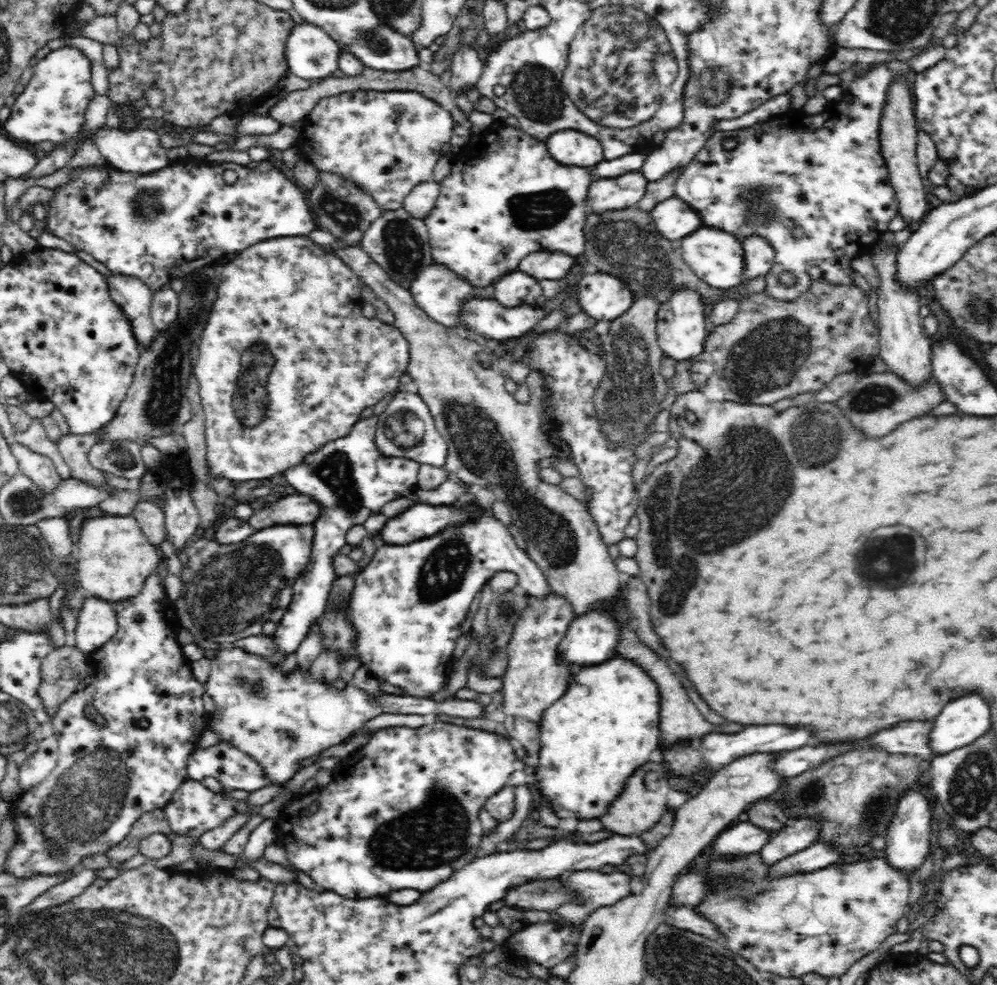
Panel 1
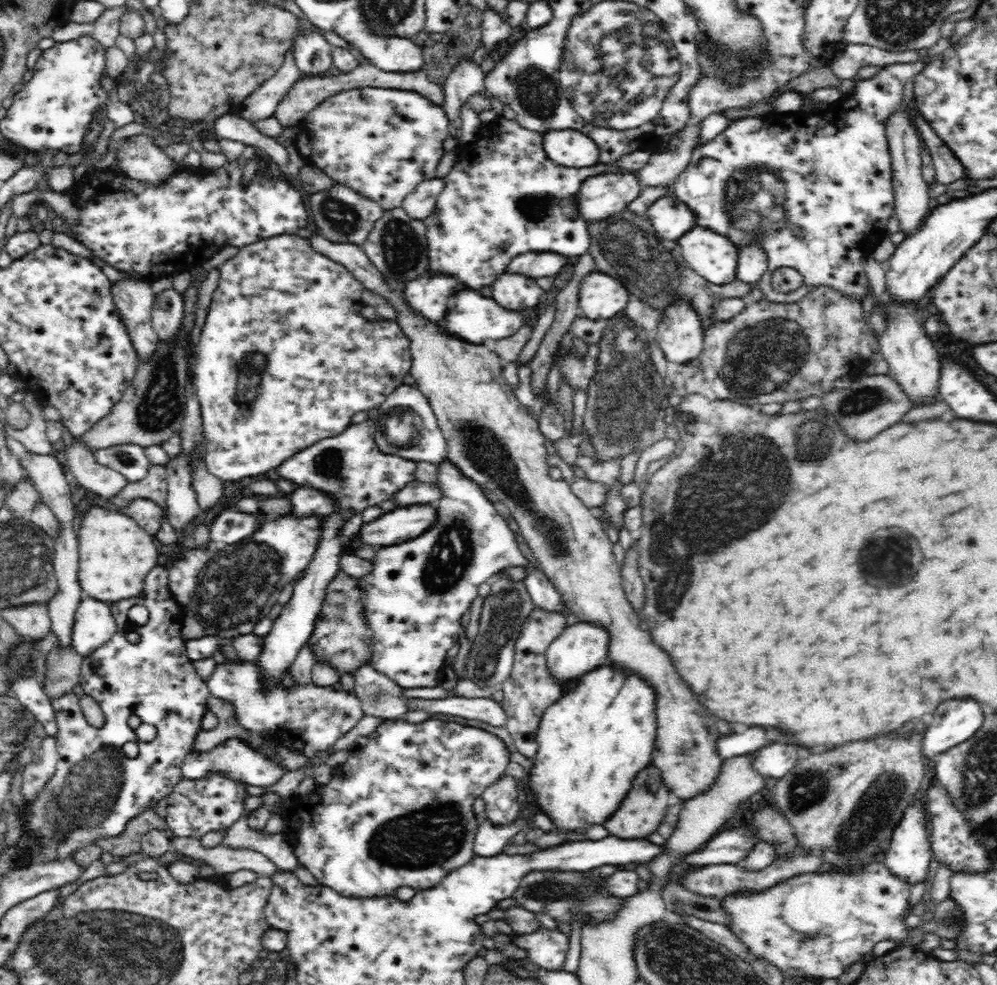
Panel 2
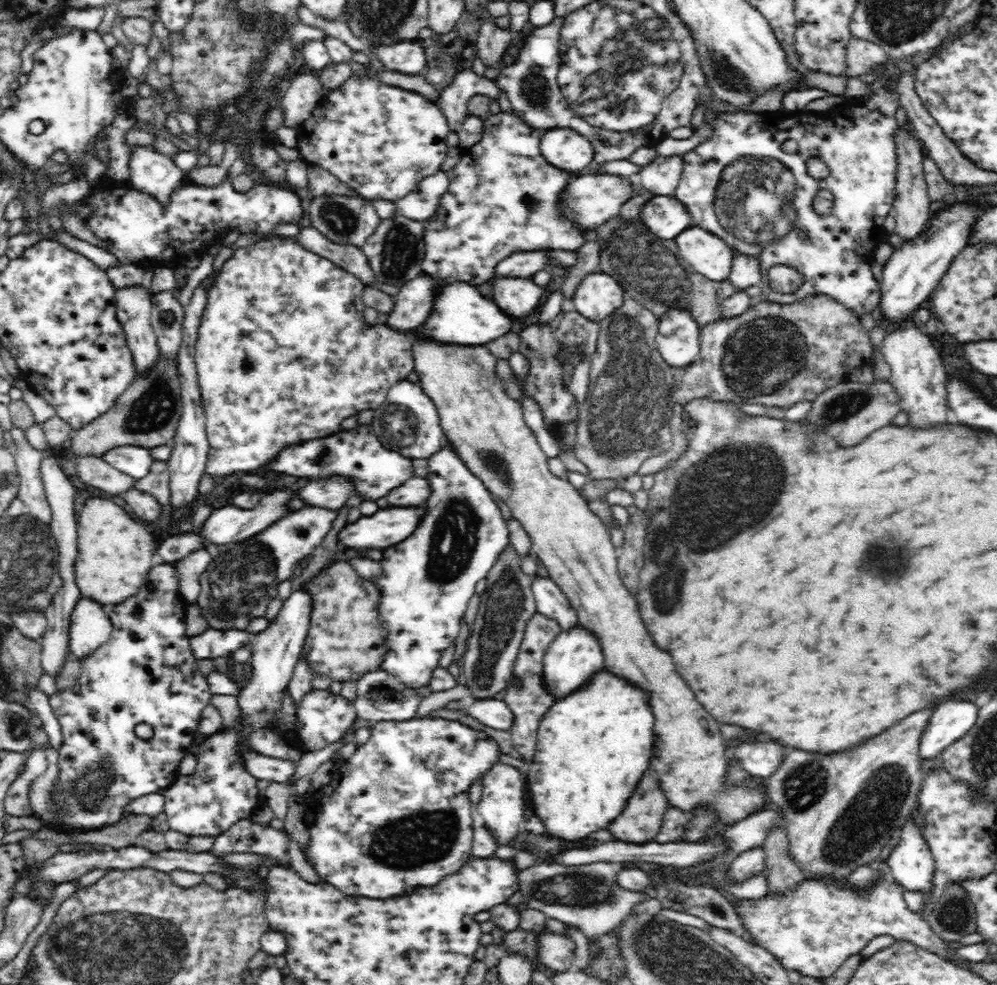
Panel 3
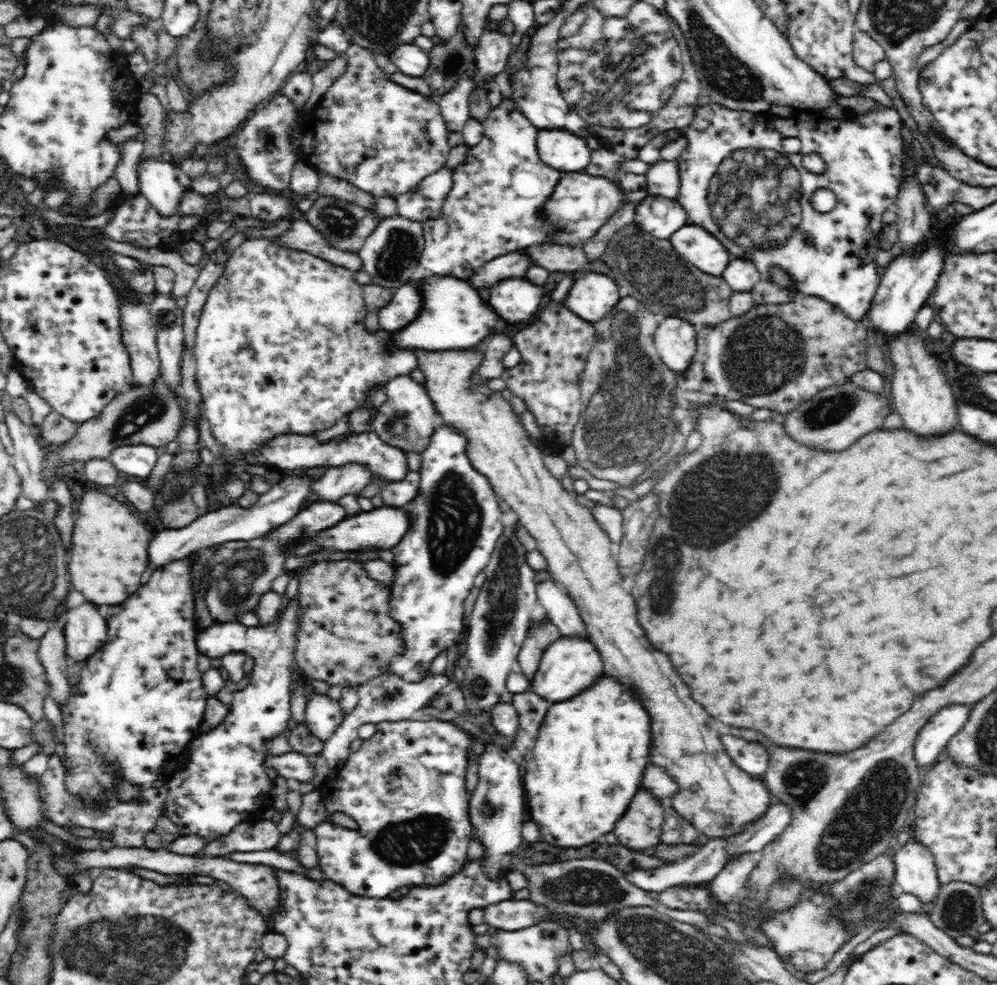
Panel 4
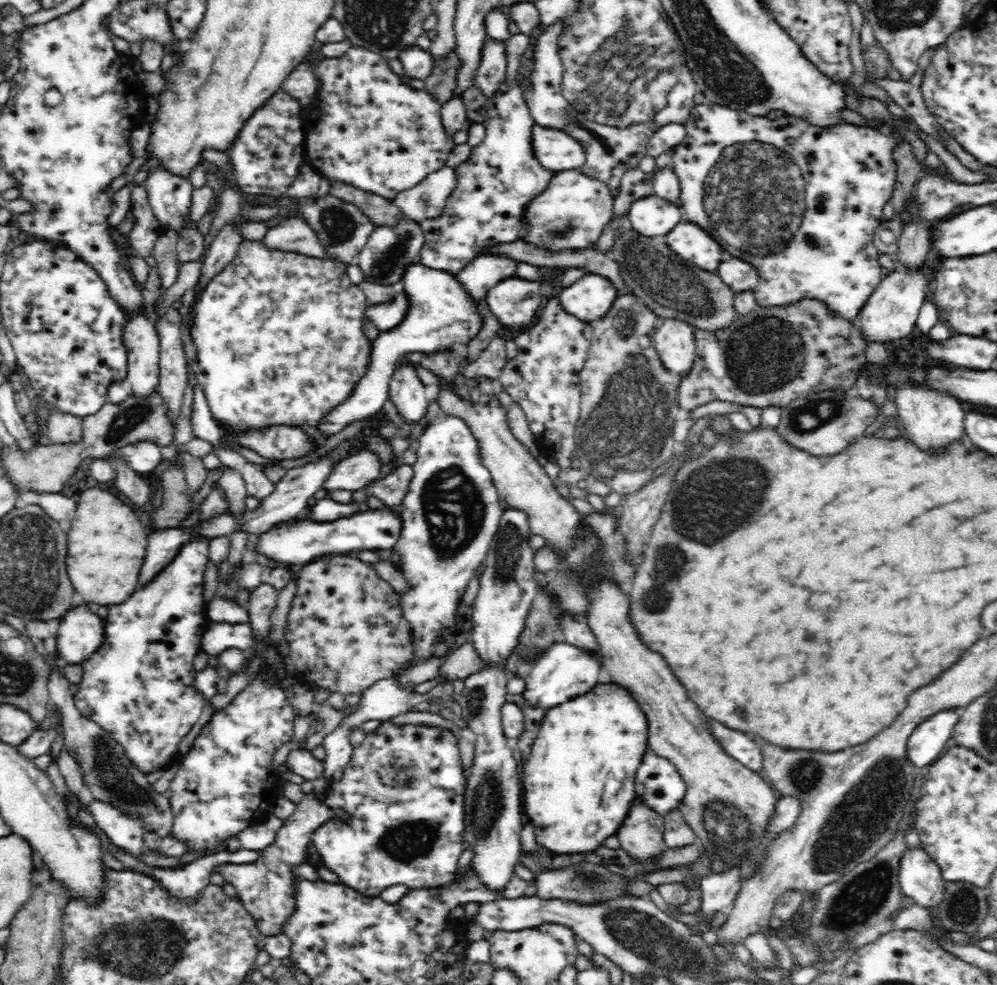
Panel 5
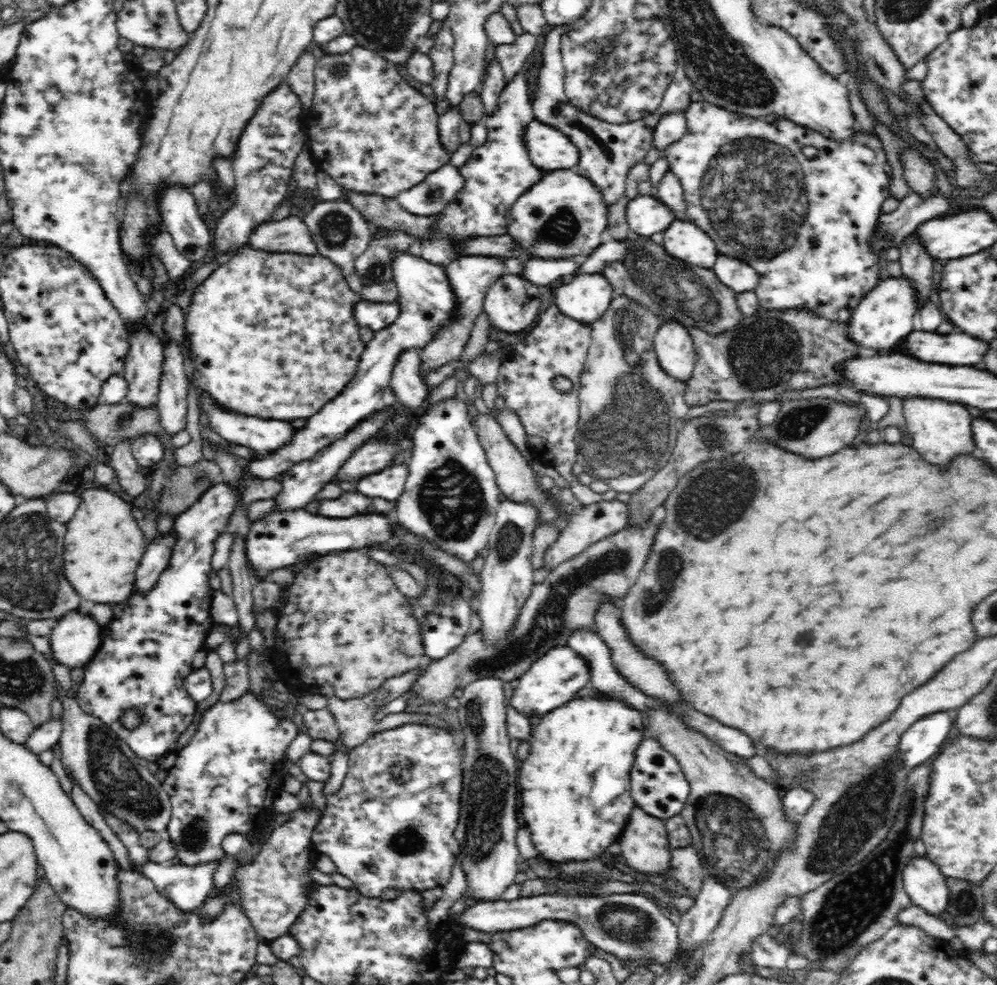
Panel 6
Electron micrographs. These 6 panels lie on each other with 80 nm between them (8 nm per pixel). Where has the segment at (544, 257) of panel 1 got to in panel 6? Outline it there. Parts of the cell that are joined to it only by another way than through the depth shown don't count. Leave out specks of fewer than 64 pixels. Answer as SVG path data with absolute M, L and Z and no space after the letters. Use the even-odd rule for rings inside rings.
M466 254L456 258L448 266L444 266L444 271L446 271L450 287L456 295L456 312L454 312L452 320L444 328L440 328L436 332L436 336L432 340L428 340L426 346L422 348L421 378L423 378L423 381L426 380L426 372L434 372L434 370L458 360L470 338L470 331L478 314L483 311L483 302L489 286L492 286L501 275L505 274L502 259Z

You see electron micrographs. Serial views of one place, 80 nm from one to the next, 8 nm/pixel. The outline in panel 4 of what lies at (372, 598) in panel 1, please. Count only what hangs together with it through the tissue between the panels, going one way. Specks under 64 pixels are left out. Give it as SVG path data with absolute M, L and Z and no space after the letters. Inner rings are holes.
M442 426L436 430L432 443L421 456L419 496L408 504L410 520L408 530L396 546L391 548L394 574L390 585L391 614L403 629L404 650L390 664L391 672L406 682L424 680L430 662L443 651L456 644L465 630L464 600L474 586L474 578L486 568L490 554L504 530L499 498L489 480L475 469L467 454L468 439L459 428ZM551 579L538 586L538 611L543 611L548 620L558 627L561 636L582 637L582 639L586 637L588 640L586 625L569 594Z

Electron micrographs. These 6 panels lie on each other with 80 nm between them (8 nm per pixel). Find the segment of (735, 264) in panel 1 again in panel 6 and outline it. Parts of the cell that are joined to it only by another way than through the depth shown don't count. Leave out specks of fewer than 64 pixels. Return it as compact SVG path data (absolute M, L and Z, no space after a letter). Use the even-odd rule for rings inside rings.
M678 218L662 232L661 244L668 255L705 269L713 268L721 252L707 232Z

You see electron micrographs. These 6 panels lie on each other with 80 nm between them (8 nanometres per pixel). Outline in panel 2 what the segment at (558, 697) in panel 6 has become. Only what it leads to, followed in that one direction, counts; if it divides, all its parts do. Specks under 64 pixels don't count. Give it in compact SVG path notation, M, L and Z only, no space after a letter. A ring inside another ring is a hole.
M578 621L573 625L567 626L547 649L546 665L548 665L548 672L552 673L552 678L564 690L567 690L586 673L590 673L591 670L607 664L608 644L608 633L600 628L600 625Z

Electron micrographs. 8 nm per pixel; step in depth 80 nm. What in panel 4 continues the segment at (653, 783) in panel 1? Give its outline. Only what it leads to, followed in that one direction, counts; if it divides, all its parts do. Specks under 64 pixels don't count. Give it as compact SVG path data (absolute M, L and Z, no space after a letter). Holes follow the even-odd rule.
M640 788L632 806L620 822L616 824L616 838L620 844L632 848L632 851L648 854L656 846L660 846L665 810L662 802L656 800L648 789Z

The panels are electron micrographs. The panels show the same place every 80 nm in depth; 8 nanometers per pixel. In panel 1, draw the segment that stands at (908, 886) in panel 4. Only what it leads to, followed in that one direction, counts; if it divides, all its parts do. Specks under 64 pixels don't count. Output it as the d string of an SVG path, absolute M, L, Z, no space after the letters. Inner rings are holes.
M911 790L899 802L895 816L888 826L883 856L885 861L893 866L898 873L911 876L914 871L920 870L930 854L930 836L932 836L932 810L926 796L920 790Z

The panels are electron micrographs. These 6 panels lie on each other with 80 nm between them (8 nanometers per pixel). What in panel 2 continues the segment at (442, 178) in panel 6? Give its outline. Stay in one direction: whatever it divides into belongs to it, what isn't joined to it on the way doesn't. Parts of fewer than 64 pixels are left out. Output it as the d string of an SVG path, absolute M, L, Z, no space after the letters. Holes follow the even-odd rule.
M434 177L420 182L402 201L401 207L410 218L424 220L436 210L438 195L443 191L444 181Z

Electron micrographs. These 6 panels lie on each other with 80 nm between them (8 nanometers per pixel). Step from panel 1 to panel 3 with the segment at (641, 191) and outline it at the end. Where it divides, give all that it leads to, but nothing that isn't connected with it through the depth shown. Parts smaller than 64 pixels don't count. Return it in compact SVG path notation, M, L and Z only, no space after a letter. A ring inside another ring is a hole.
M577 174L572 176L578 176L578 178L572 178L566 186L566 190L561 190L560 195L557 196L557 202L555 210L561 218L565 218L567 222L571 222L573 226L577 226L577 230L581 234L590 234L592 235L594 230L596 230L600 224L604 224L606 221L609 221L612 217L617 217L620 213L620 208L624 202L628 202L630 198L633 197L633 192L631 192L631 182L633 179L628 177L621 177L610 174Z

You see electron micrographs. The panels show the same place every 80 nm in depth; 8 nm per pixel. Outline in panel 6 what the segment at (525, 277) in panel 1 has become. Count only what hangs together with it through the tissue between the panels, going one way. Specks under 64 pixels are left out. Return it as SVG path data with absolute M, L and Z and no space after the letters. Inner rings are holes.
M504 274L489 286L483 302L483 310L490 316L492 326L504 332L520 332L534 324L540 310L540 290L534 283L518 278L513 274Z

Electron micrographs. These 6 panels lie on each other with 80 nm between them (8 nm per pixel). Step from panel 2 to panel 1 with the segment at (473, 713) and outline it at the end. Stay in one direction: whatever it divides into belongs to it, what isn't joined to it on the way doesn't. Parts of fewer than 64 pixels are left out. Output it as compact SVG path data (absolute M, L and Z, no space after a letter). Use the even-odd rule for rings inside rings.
M220 648L216 656L210 659L210 673L205 685L205 692L214 700L215 710L210 717L208 718L209 723L207 723L207 728L213 730L216 733L216 736L222 742L227 742L228 744L233 744L238 750L243 750L244 754L249 754L255 761L262 767L264 774L269 780L269 784L286 784L289 780L300 770L300 760L304 758L314 757L318 755L322 750L326 750L335 744L340 744L346 738L349 738L355 731L364 726L364 722L368 722L374 718L374 716L380 716L380 714L417 714L417 715L429 715L433 718L437 717L439 714L445 716L454 716L460 719L464 718L480 718L482 712L484 712L484 705L478 703L478 701L472 701L469 699L458 699L455 698L446 698L444 701L437 702L432 698L416 698L415 696L408 695L394 695L391 693L382 693L378 695L375 699L372 699L366 691L354 686L354 684L348 684L344 689L338 689L333 687L328 683L320 683L310 671L304 671L300 668L292 669L289 674L282 672L282 669L279 666L273 666L268 660L265 660L263 656L258 656L256 654L245 652L240 648Z

